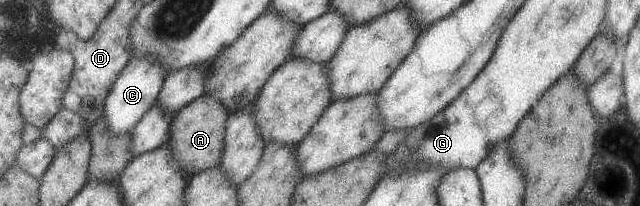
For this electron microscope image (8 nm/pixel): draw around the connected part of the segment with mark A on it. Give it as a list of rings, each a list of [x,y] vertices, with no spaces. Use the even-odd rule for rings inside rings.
[[[205,94],[199,99],[191,101],[189,105],[185,105],[175,115],[173,123],[171,123],[171,131],[169,131],[169,143],[166,146],[173,153],[177,167],[181,167],[181,171],[188,178],[220,165],[225,125],[227,125],[229,115],[229,111],[225,111],[225,105],[219,99]]]

